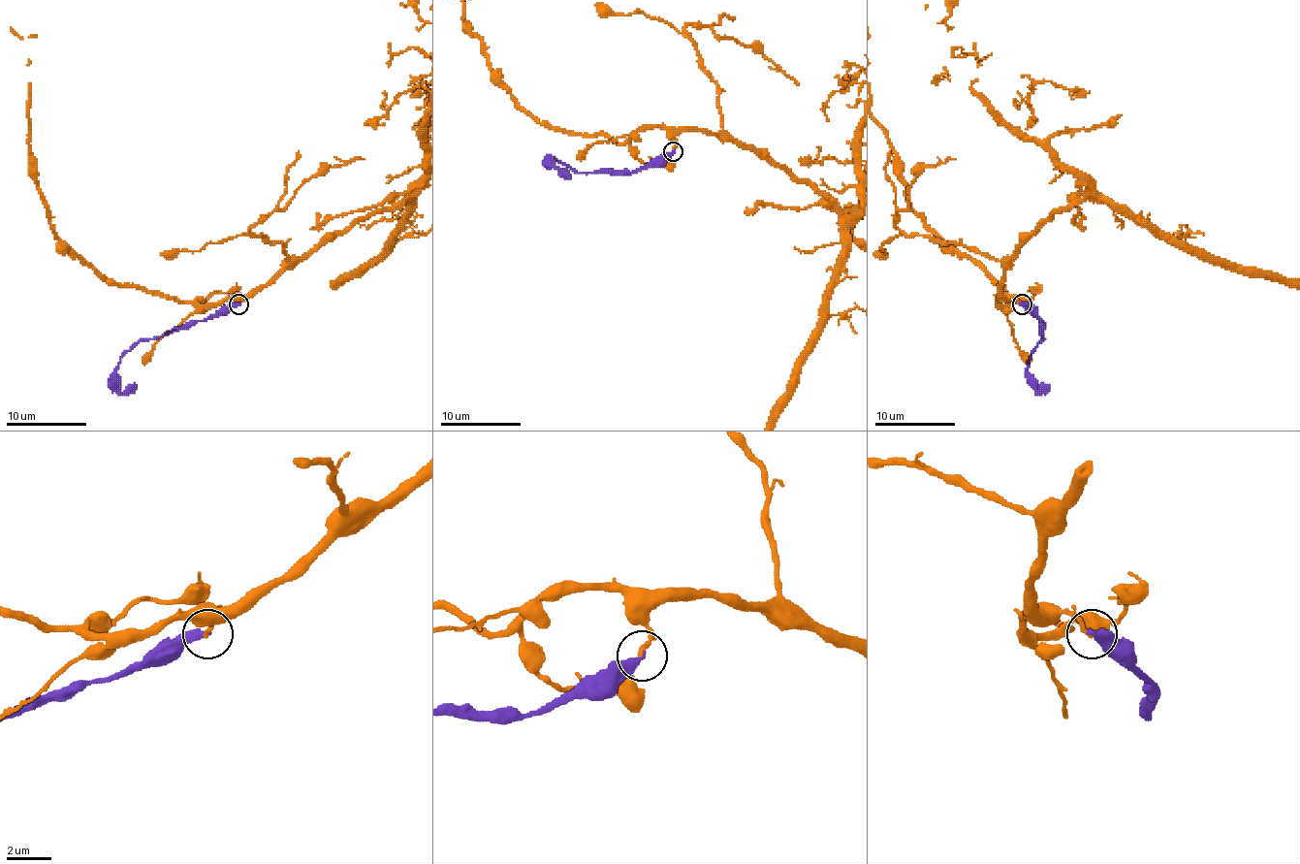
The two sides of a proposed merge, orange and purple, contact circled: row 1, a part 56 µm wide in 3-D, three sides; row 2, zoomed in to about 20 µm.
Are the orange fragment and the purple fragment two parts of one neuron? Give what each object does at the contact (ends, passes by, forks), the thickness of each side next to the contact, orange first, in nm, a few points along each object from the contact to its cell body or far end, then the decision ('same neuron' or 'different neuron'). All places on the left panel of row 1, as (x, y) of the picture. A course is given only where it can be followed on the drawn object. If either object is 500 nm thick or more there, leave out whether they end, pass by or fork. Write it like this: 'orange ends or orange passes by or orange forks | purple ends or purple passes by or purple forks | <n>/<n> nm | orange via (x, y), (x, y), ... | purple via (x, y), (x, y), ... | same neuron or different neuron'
orange ends | purple ends | 170/400 nm | purple via (238, 304), (160, 336), (142, 338), (120, 359), (116, 381), (116, 387), (128, 393), (136, 385) | different neuron

